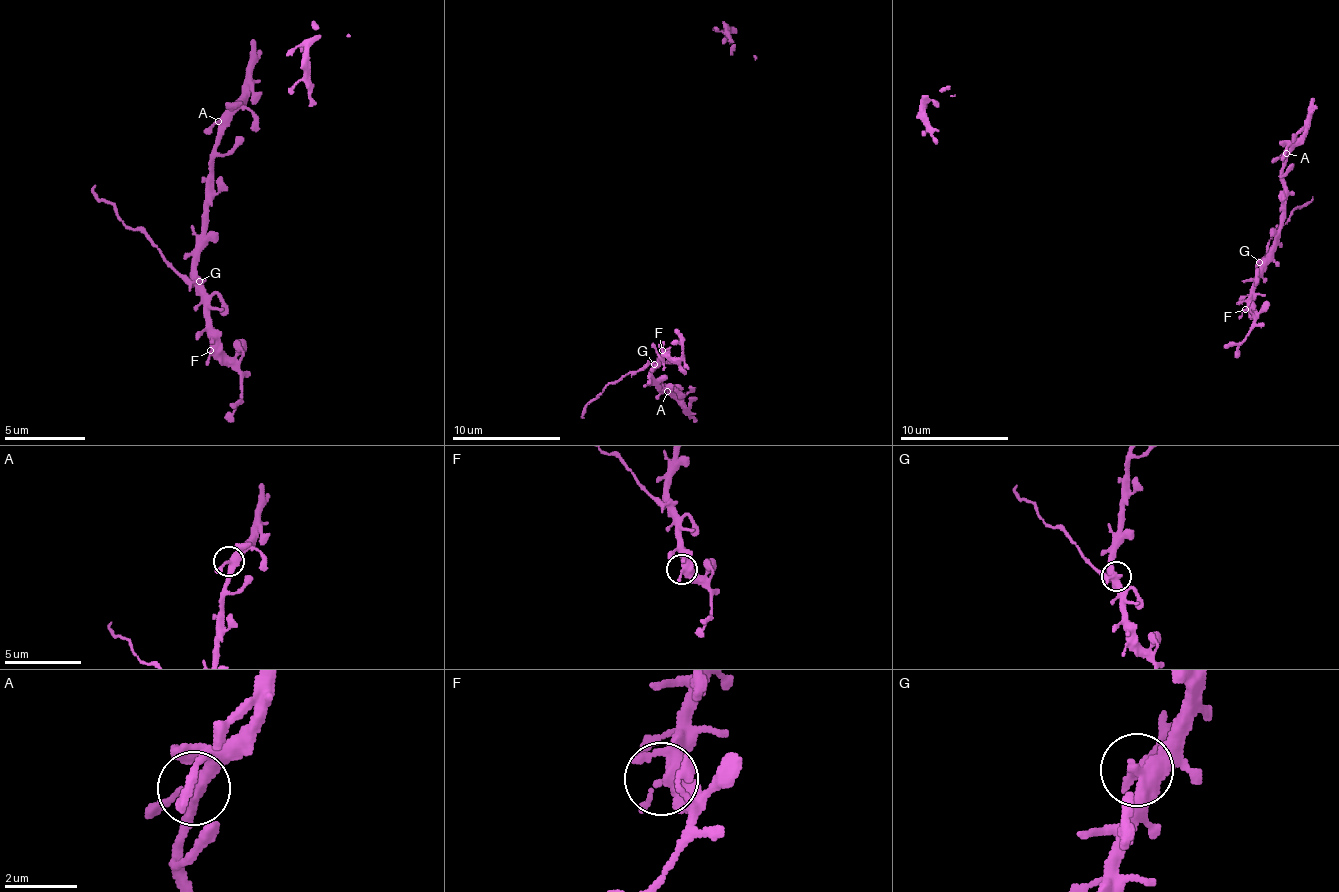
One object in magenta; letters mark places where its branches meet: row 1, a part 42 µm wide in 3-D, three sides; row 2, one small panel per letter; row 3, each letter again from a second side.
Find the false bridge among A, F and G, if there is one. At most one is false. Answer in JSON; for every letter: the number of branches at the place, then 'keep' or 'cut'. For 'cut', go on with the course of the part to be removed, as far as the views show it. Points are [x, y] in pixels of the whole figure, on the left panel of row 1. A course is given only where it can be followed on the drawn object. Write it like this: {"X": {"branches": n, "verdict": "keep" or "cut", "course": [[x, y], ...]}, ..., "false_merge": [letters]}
{"A": {"branches": 3, "verdict": "keep"}, "F": {"branches": 3, "verdict": "keep"}, "G": {"branches": 3, "verdict": "cut", "course": [[198, 282], [98, 197], [94, 185]]}, "false_merge": ["G"]}

